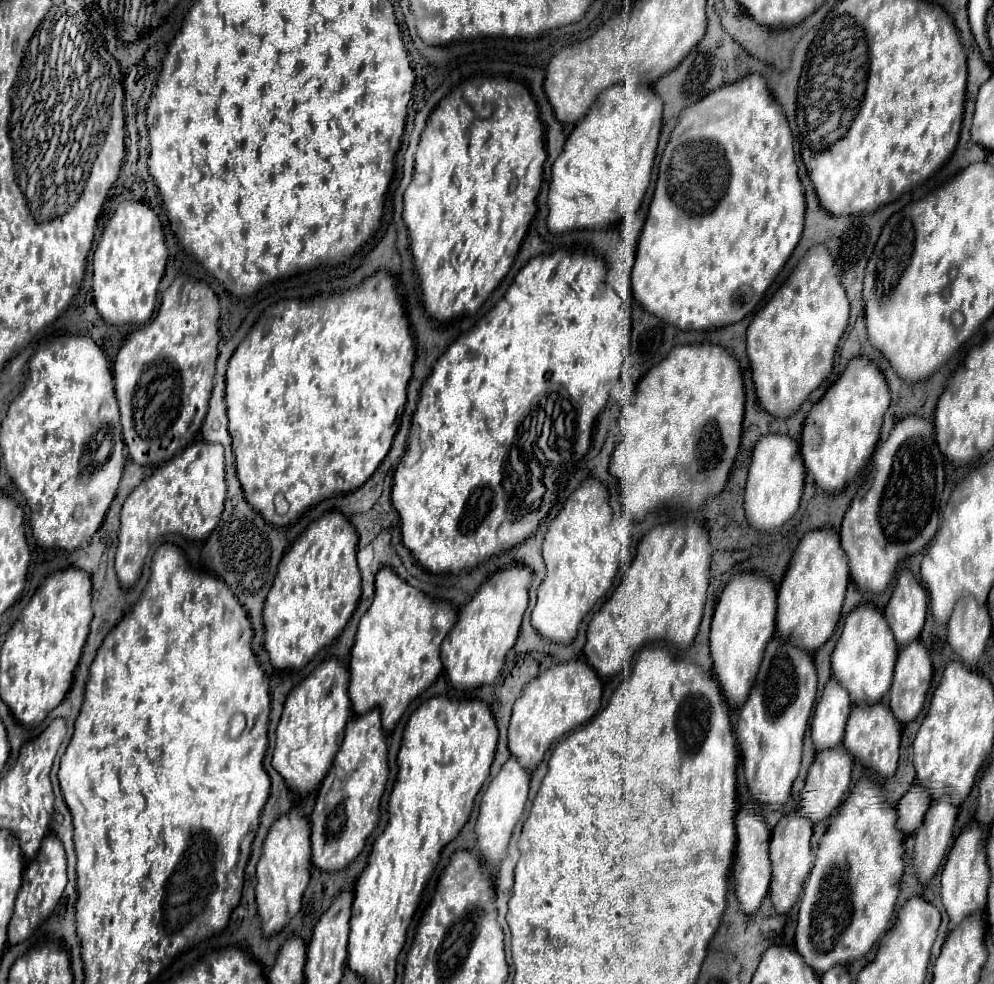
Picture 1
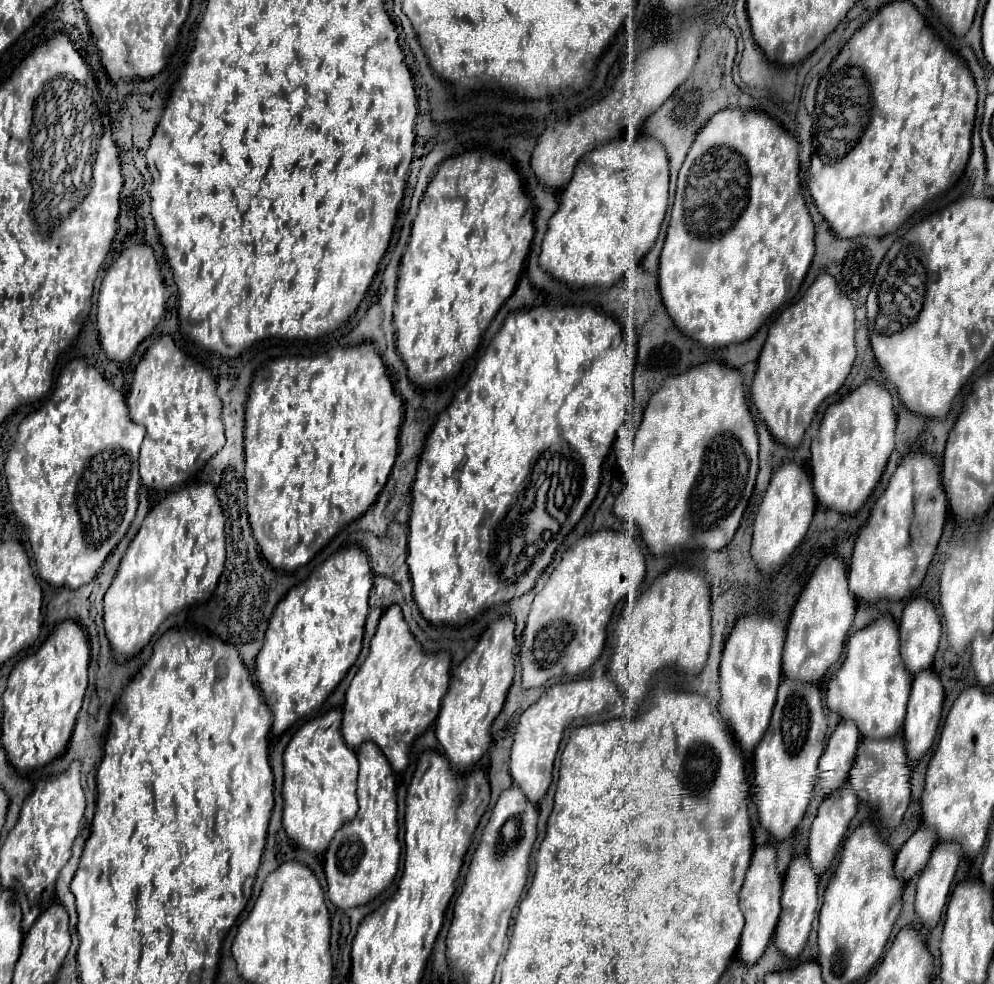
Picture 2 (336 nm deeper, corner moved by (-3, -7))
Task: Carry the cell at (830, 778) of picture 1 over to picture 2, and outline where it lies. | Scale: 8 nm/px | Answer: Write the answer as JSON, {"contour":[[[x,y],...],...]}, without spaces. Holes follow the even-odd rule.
{"contour":[[[848,782],[838,792],[832,792],[820,804],[818,814],[816,814],[816,818],[812,822],[812,828],[810,828],[810,842],[808,842],[808,860],[810,860],[810,866],[814,868],[814,872],[818,876],[822,876],[830,868],[830,864],[834,862],[834,856],[840,850],[840,846],[846,838],[848,826],[850,826],[852,818],[856,816],[856,810],[858,810],[858,798],[856,798],[854,788]]]}

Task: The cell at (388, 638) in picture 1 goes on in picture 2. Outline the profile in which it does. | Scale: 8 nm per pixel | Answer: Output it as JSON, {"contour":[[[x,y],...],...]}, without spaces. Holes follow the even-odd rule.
{"contour":[[[390,606],[378,622],[366,662],[360,666],[346,692],[342,720],[346,744],[356,750],[362,742],[374,742],[390,760],[394,772],[406,770],[414,740],[424,734],[438,716],[442,696],[450,684],[448,670],[450,656],[446,652],[436,656],[424,654],[404,622],[402,610]]]}

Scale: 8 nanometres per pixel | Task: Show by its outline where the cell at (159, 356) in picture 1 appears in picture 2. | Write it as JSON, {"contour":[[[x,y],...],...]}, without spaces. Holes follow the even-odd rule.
{"contour":[[[170,336],[158,338],[148,348],[148,352],[144,354],[144,358],[140,360],[140,364],[134,372],[134,380],[132,380],[126,402],[130,408],[132,422],[146,426],[146,438],[140,448],[140,476],[142,476],[142,484],[152,490],[170,492],[170,490],[176,490],[176,488],[188,484],[194,478],[194,474],[226,442],[224,424],[222,424],[222,402],[216,394],[214,376],[210,374],[210,370],[206,366],[188,358],[172,342]]]}

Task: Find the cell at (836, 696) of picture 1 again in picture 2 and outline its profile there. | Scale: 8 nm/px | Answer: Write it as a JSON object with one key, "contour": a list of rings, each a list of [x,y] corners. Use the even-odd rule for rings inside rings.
{"contour":[[[842,720],[828,740],[828,746],[820,758],[820,772],[848,772],[854,764],[860,732],[854,722]]]}

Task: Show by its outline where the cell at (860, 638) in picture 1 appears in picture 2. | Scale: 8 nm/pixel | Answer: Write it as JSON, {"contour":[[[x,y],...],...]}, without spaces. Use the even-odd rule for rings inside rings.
{"contour":[[[880,616],[866,628],[854,632],[848,640],[846,660],[840,666],[840,672],[836,672],[828,684],[826,704],[844,720],[854,720],[864,738],[890,738],[902,730],[908,694],[912,688],[910,680],[912,678],[900,658],[898,626],[894,618]]]}

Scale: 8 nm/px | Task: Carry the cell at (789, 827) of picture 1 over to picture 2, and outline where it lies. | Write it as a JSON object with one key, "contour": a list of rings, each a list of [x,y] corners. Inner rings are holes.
{"contour":[[[798,856],[790,862],[782,886],[782,912],[776,926],[776,942],[774,942],[776,948],[786,958],[798,958],[800,952],[804,950],[812,930],[812,922],[816,918],[816,906],[818,906],[818,876],[812,872],[806,856]]]}

